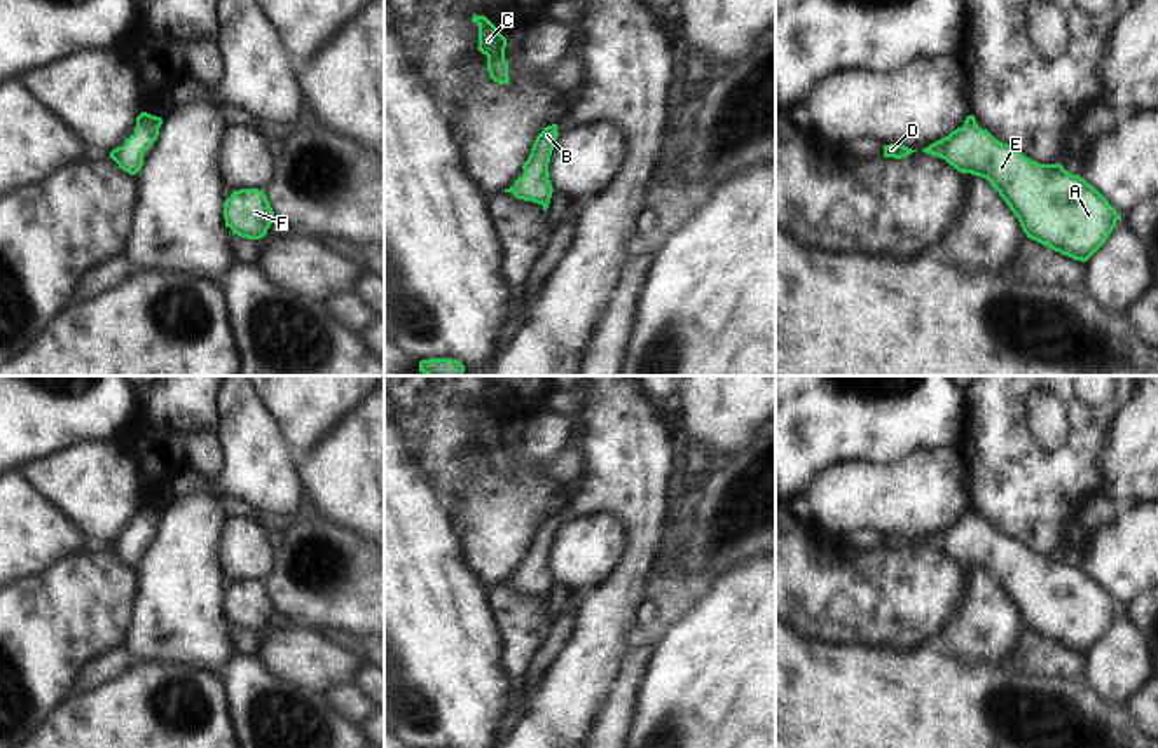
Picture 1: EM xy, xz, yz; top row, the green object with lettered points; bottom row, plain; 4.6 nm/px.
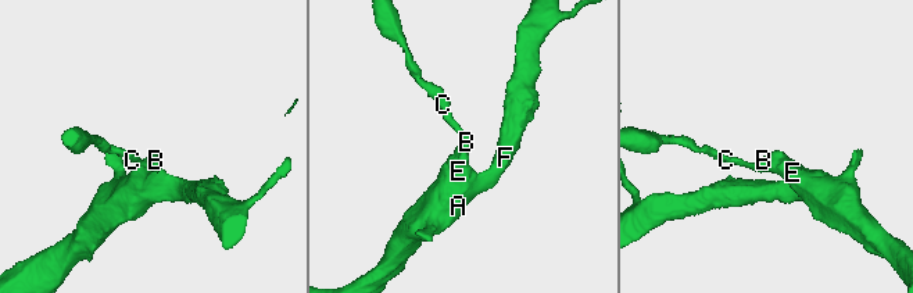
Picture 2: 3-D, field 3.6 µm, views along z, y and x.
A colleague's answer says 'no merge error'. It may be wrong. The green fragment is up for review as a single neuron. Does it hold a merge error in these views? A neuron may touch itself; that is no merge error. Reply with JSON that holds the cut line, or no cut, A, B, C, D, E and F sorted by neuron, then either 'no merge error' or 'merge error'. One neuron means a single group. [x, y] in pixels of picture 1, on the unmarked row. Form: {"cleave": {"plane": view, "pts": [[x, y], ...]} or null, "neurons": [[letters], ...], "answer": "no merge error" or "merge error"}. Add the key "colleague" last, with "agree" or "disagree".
{"cleave": null, "neurons": [["A", "B", "C", "D", "E", "F"]], "answer": "no merge error", "colleague": "agree"}

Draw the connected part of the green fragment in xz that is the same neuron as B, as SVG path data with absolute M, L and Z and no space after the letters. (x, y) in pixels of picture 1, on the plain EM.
M557 516L543 519L533 535L527 552L522 558L524 566L519 568L510 580L505 580L505 584L512 584L517 591L538 594L547 603L554 584L548 571L548 554L557 528Z

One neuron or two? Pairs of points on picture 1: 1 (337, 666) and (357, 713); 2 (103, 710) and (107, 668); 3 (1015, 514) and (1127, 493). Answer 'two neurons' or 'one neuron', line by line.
1: two neurons
2: two neurons
3: two neurons

